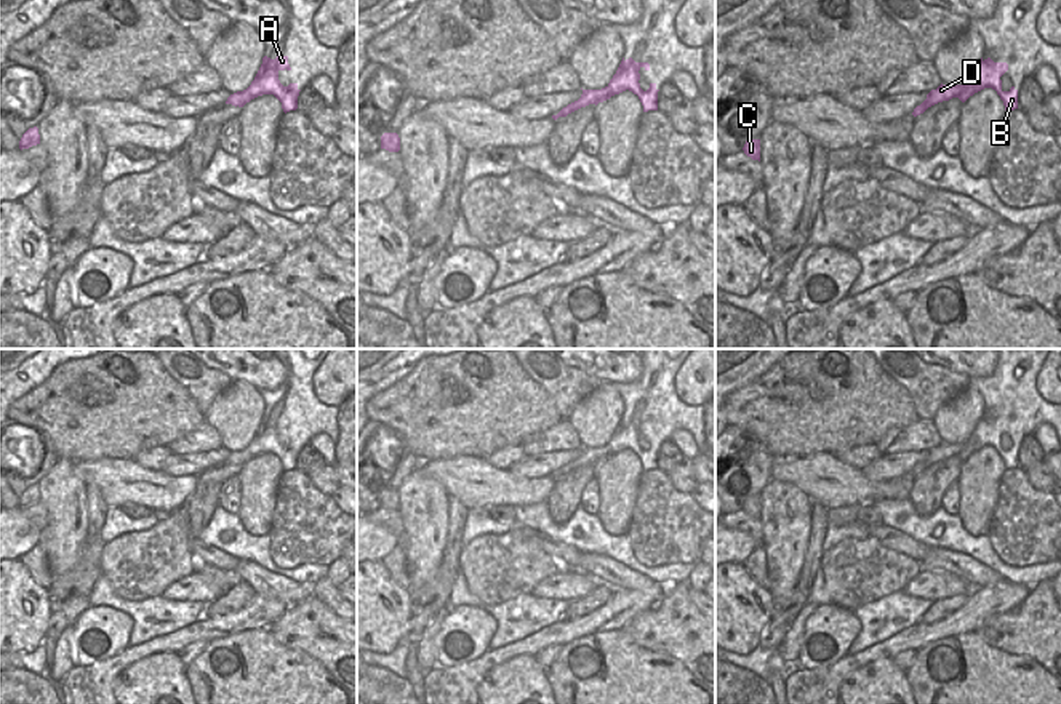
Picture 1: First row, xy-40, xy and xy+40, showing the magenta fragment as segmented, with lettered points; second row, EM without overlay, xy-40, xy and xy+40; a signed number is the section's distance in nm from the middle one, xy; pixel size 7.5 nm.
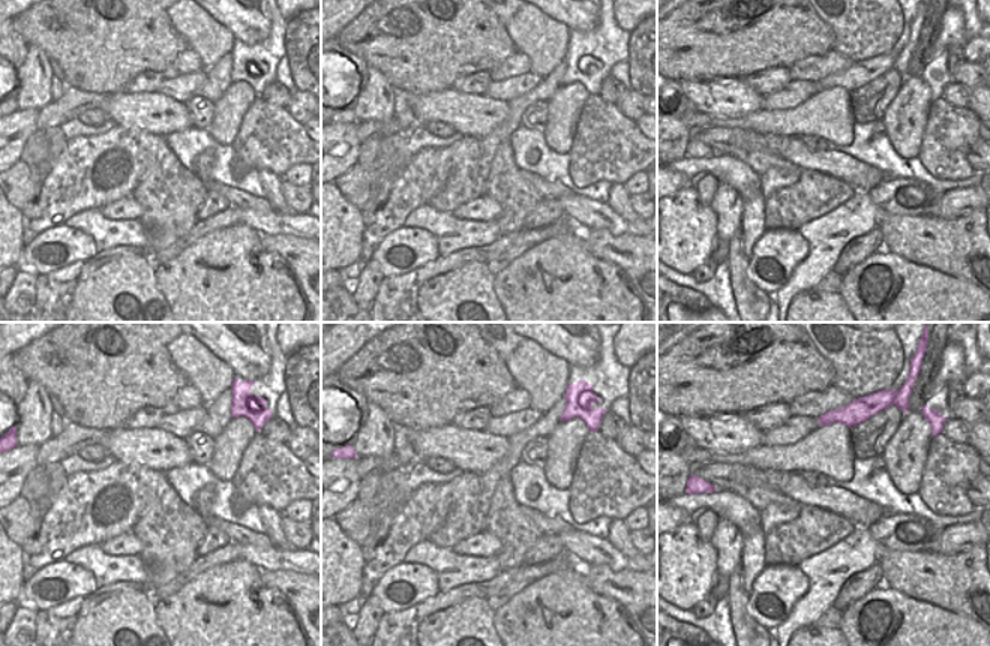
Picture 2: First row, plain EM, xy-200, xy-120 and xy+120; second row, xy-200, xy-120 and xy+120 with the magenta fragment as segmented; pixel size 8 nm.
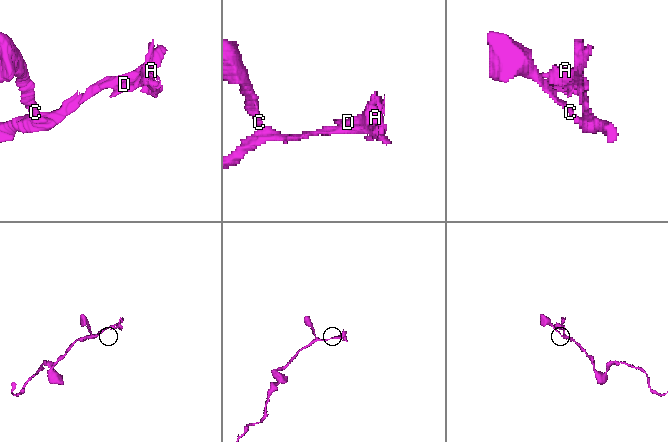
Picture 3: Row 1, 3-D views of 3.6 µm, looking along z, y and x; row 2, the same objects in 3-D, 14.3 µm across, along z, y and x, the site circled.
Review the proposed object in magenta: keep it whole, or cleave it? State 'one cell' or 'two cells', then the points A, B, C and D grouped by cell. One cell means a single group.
two cells; groups A B / C D

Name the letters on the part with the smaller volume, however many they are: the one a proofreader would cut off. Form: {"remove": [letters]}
{"remove": ["A", "B"]}

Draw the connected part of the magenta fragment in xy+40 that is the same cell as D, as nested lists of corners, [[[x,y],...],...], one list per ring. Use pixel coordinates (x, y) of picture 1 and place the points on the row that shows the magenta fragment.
[[[939,85],[936,90],[931,90],[927,94],[927,99],[917,106],[912,112],[914,117],[923,114],[928,107],[943,102],[943,101],[949,101],[952,98],[959,98],[967,91],[965,85]]]

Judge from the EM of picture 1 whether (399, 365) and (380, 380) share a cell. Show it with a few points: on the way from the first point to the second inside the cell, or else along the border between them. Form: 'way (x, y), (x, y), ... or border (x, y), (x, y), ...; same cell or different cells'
way (394, 370), (384, 378); same cell

